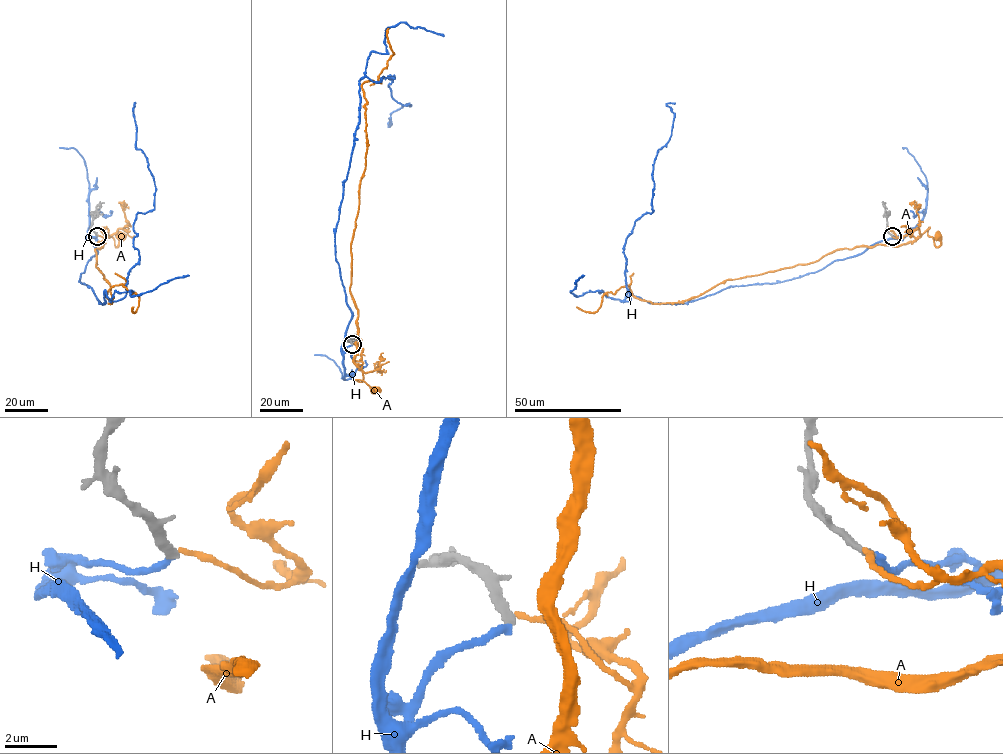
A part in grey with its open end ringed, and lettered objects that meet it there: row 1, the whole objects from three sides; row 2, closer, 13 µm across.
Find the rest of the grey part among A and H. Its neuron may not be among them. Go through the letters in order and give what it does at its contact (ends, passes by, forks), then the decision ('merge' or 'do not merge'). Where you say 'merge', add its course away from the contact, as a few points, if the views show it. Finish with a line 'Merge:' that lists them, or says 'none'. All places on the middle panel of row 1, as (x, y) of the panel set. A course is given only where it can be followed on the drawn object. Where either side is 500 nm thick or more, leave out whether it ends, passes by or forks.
A: it ends | do not merge
H: it ends | do not merge
Merge: none

